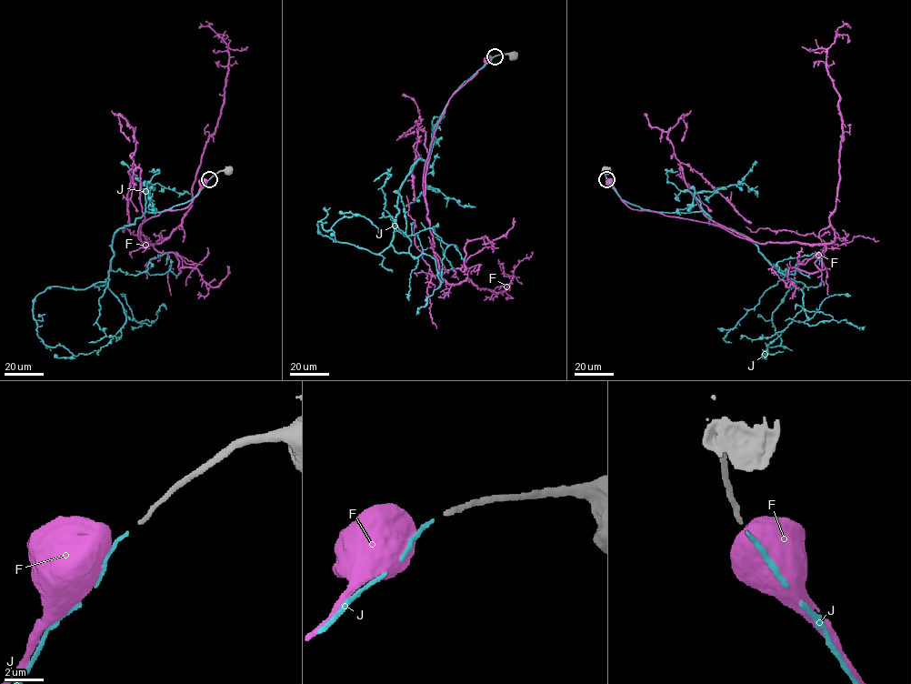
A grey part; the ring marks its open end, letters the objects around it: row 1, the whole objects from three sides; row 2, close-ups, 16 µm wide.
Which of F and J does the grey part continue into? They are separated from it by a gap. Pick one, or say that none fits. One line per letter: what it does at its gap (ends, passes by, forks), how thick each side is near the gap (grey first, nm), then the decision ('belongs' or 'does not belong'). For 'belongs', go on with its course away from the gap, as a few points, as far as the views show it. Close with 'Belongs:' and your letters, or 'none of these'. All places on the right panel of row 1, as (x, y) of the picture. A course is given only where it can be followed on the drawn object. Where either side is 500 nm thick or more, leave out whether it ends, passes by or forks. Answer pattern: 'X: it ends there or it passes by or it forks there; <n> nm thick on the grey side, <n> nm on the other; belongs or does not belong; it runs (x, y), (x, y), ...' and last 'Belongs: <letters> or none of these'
F: 200 nm thick on the grey side, 900 nm on the other; does not belong
J: it ends there; 200 nm thick on the grey side, 180 nm on the other; belongs; it runs (607, 179), (643, 209), (705, 211), (803, 283), (773, 312), (781, 344), (765, 354), (783, 352)
Belongs: J

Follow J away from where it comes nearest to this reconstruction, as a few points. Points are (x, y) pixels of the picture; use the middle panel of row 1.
J: (494, 56), (411, 166), (388, 246), (334, 241), (317, 223), (357, 215), (378, 233)

